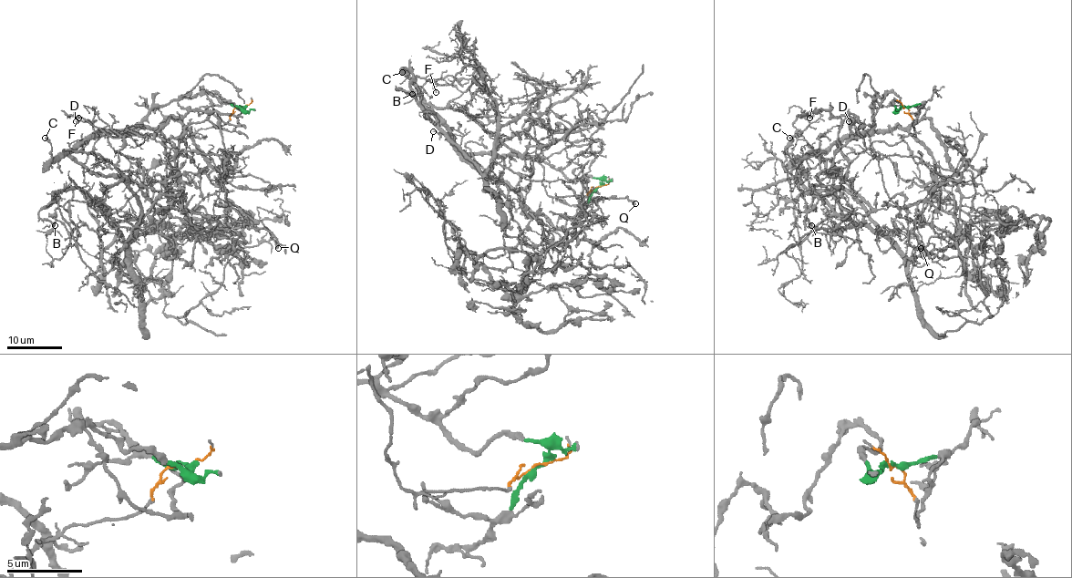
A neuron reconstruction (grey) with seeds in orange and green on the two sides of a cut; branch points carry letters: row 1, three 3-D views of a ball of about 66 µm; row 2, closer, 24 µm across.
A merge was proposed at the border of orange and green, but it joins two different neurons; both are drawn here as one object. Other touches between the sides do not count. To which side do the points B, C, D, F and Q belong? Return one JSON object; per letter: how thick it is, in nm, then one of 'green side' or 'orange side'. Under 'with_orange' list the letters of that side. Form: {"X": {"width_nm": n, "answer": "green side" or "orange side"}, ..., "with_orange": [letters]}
{"B": {"width_nm": 280, "answer": "orange side"}, "C": {"width_nm": 320, "answer": "green side"}, "D": {"width_nm": 140, "answer": "green side"}, "F": {"width_nm": 100, "answer": "orange side"}, "Q": {"width_nm": 280, "answer": "green side"}, "with_orange": ["B", "F"]}

